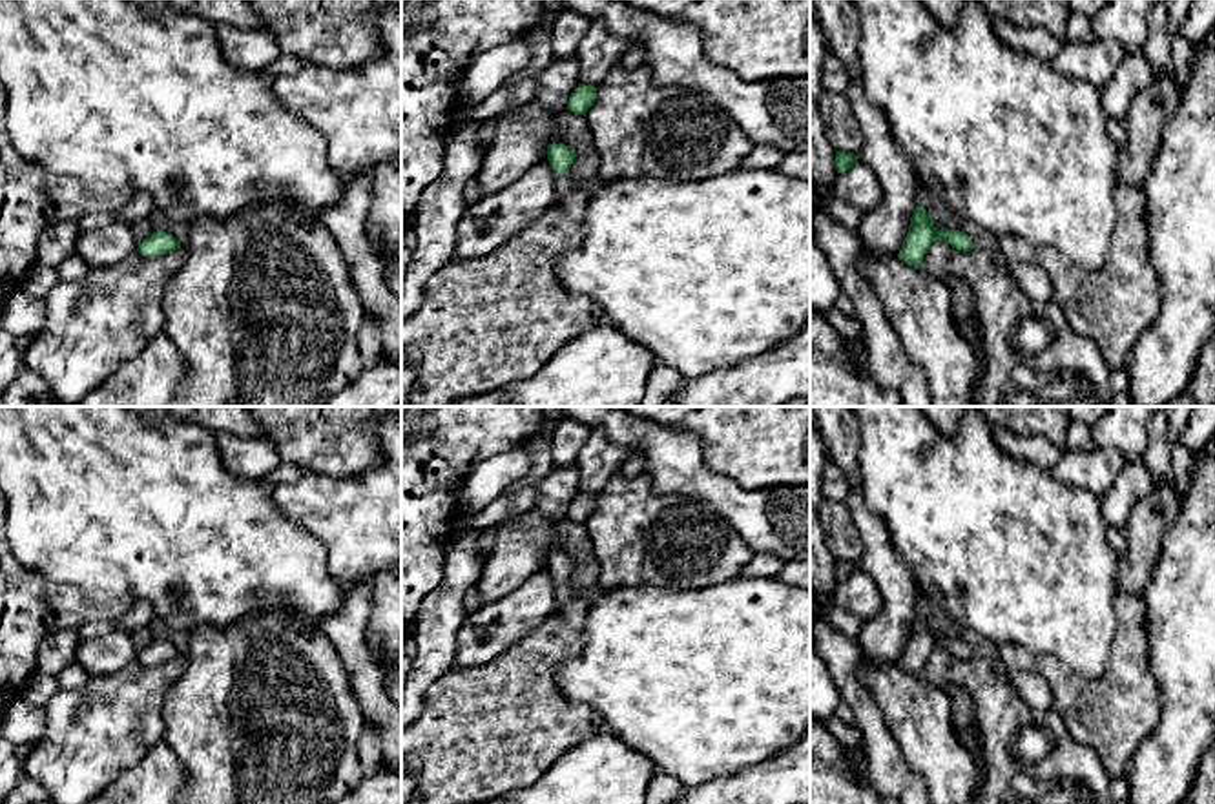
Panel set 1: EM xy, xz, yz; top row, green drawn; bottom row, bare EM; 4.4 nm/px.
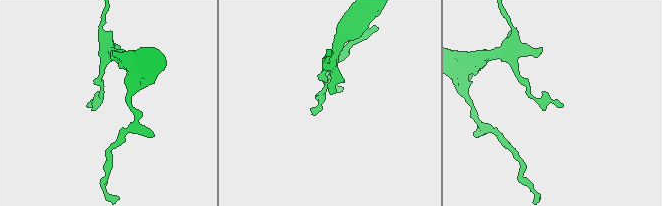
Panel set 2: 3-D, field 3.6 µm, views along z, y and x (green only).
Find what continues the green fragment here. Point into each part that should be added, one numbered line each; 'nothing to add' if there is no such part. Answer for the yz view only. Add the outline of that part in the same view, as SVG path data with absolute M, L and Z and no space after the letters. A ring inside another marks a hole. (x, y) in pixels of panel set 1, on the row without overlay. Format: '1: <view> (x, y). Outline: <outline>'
nothing to add

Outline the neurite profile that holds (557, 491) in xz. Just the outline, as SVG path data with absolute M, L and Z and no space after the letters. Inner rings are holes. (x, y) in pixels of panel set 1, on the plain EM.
M575 465L553 467L551 474L538 481L535 510L540 516L560 520L567 516L571 501L580 492L580 474Z

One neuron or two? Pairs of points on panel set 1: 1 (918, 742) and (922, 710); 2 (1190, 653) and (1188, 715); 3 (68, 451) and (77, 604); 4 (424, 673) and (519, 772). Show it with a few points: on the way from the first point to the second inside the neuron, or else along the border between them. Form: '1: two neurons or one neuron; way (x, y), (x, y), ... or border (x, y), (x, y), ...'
1: one neuron; way (920, 735), (920, 717)
2: one neuron; way (1192, 668), (1192, 700)
3: two neurons; border (35, 571), (51, 580), (93, 593)
4: two neurons; border (453, 668), (431, 684), (420, 717)

